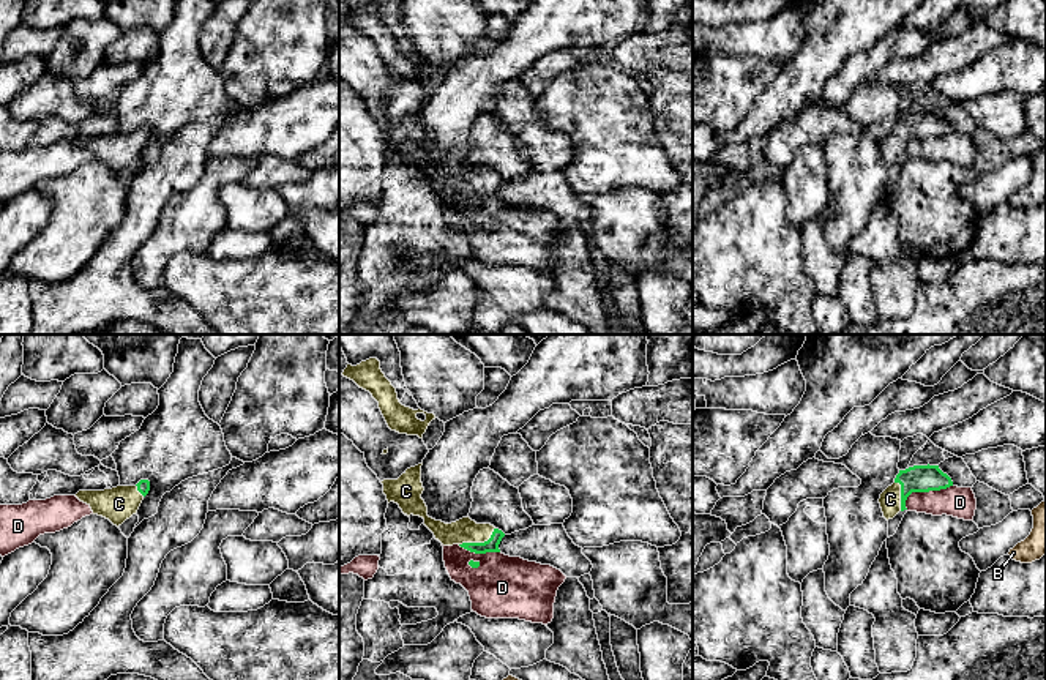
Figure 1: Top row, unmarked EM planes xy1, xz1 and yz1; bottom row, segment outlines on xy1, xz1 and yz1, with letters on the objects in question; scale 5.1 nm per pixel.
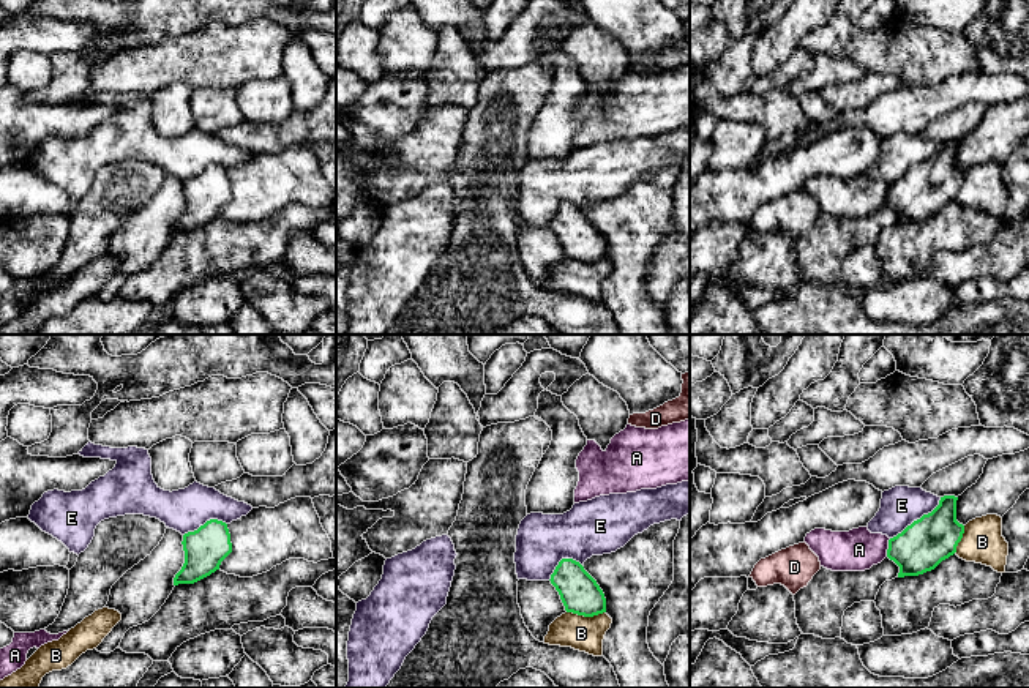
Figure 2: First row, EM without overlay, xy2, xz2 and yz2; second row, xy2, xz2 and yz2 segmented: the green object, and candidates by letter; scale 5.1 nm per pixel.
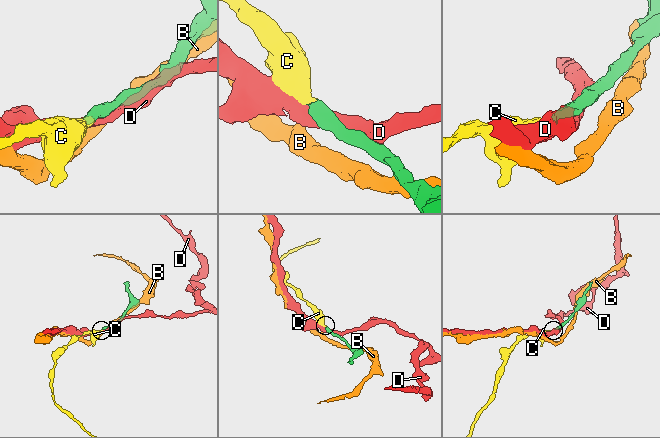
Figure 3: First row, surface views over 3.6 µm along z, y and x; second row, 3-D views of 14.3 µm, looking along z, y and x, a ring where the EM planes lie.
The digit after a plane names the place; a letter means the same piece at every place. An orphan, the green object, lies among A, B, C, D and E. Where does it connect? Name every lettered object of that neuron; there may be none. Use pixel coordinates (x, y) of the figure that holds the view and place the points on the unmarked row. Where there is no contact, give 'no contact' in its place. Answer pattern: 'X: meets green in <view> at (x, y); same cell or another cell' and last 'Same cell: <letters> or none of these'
A: meets green in yz2 at (889, 194); another cell
B: meets green in xz2 at (586, 262); another cell
C: meets green in xz1 at (478, 190); same cell
D: meets green in yz1 at (925, 138); another cell
E: meets green in yz2 at (917, 166); another cell
Same cell: C

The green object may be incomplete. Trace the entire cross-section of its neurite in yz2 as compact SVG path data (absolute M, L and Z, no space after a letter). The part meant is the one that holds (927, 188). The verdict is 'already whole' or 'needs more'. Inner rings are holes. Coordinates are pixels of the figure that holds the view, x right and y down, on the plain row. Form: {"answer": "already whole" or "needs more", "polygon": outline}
{"answer": "already whole", "polygon": "M944 142L928 161L889 186L887 204L900 213L898 224L934 216L956 199L964 172L956 167L955 142Z"}

